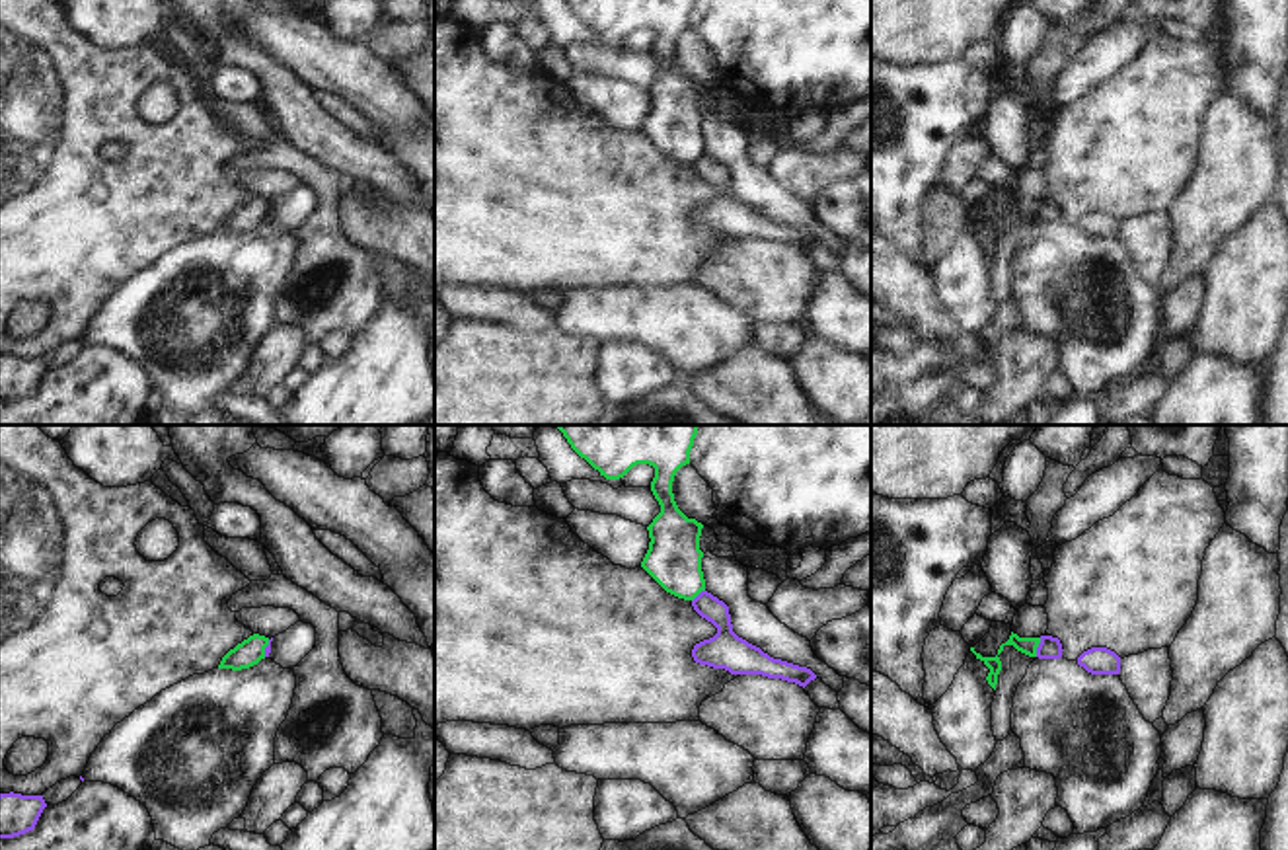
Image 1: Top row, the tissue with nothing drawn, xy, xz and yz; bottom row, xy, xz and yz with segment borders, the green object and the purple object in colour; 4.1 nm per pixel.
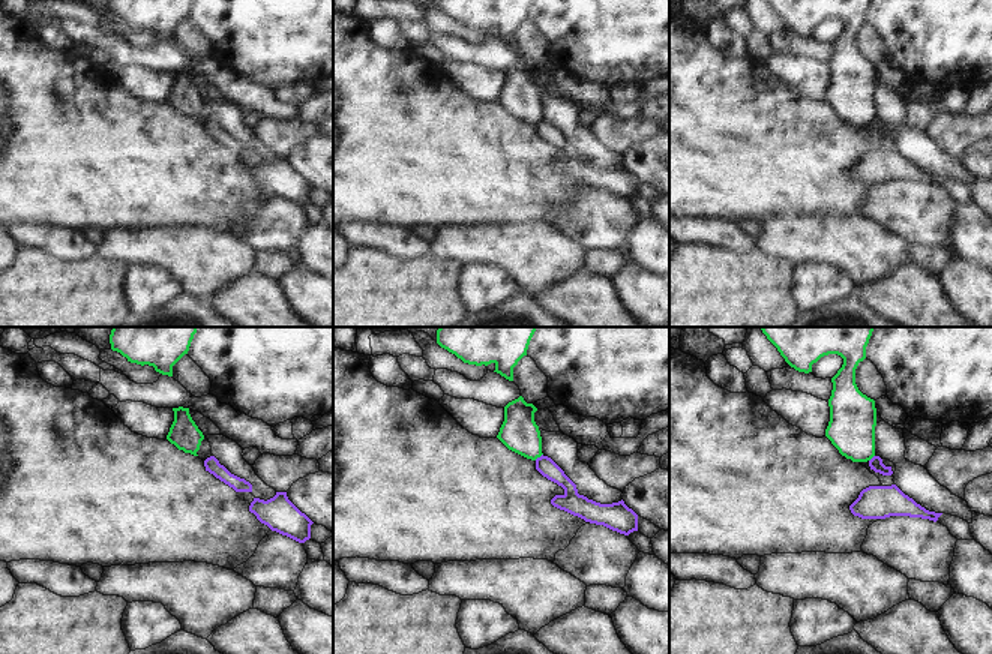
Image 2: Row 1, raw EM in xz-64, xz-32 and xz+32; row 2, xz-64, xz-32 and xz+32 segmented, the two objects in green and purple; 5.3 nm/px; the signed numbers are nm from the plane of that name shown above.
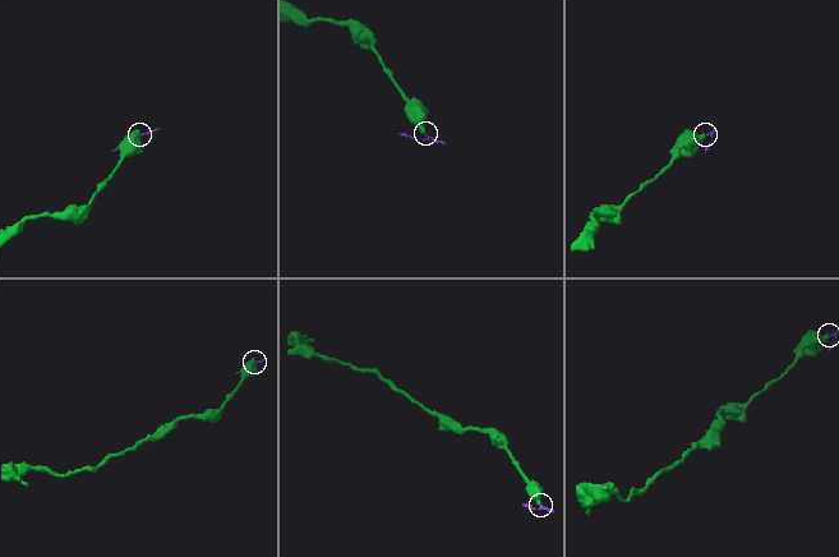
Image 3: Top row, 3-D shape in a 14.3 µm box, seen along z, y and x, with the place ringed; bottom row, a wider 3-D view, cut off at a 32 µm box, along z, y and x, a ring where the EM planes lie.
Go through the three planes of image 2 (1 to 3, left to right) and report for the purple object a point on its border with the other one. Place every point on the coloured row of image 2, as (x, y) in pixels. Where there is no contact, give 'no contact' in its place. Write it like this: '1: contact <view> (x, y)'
1: no contact
2: contact xz-32 (538, 456)
3: contact xz+32 (872, 456)

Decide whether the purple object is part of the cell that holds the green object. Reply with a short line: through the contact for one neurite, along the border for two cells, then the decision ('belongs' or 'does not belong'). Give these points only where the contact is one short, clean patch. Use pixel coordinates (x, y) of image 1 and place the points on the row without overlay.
line yz (1041, 201), (1035, 219); does not belong

